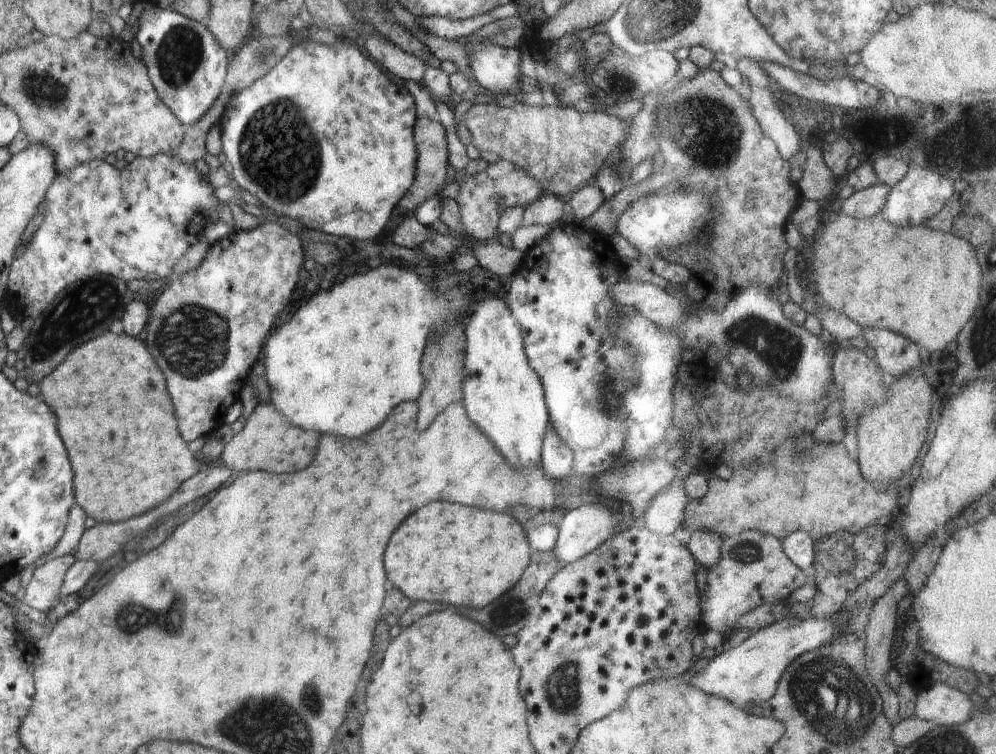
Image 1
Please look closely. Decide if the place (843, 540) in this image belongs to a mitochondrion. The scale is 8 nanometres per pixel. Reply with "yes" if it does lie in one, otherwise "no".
yes

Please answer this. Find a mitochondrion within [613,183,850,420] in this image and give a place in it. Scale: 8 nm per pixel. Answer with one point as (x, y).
(779, 350)

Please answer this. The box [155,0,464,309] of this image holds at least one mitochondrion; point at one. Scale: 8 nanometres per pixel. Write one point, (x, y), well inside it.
(277, 150)

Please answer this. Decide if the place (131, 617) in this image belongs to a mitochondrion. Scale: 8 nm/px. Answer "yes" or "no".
yes

